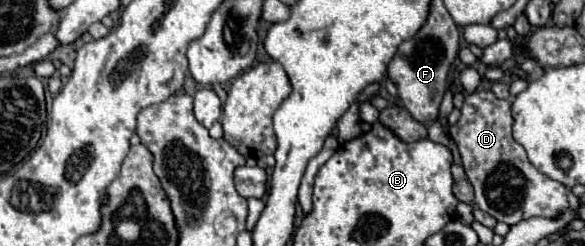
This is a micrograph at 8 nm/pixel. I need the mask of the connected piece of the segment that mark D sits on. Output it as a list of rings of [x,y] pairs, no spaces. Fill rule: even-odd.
[[[479,90],[465,96],[461,118],[449,128],[449,136],[461,152],[467,178],[475,188],[475,206],[491,214],[497,222],[505,222],[509,226],[517,224],[521,218],[553,218],[553,214],[561,214],[561,210],[569,208],[567,188],[541,174],[527,160],[525,148],[511,136],[511,126],[511,104],[507,100],[499,100],[491,90]]]

